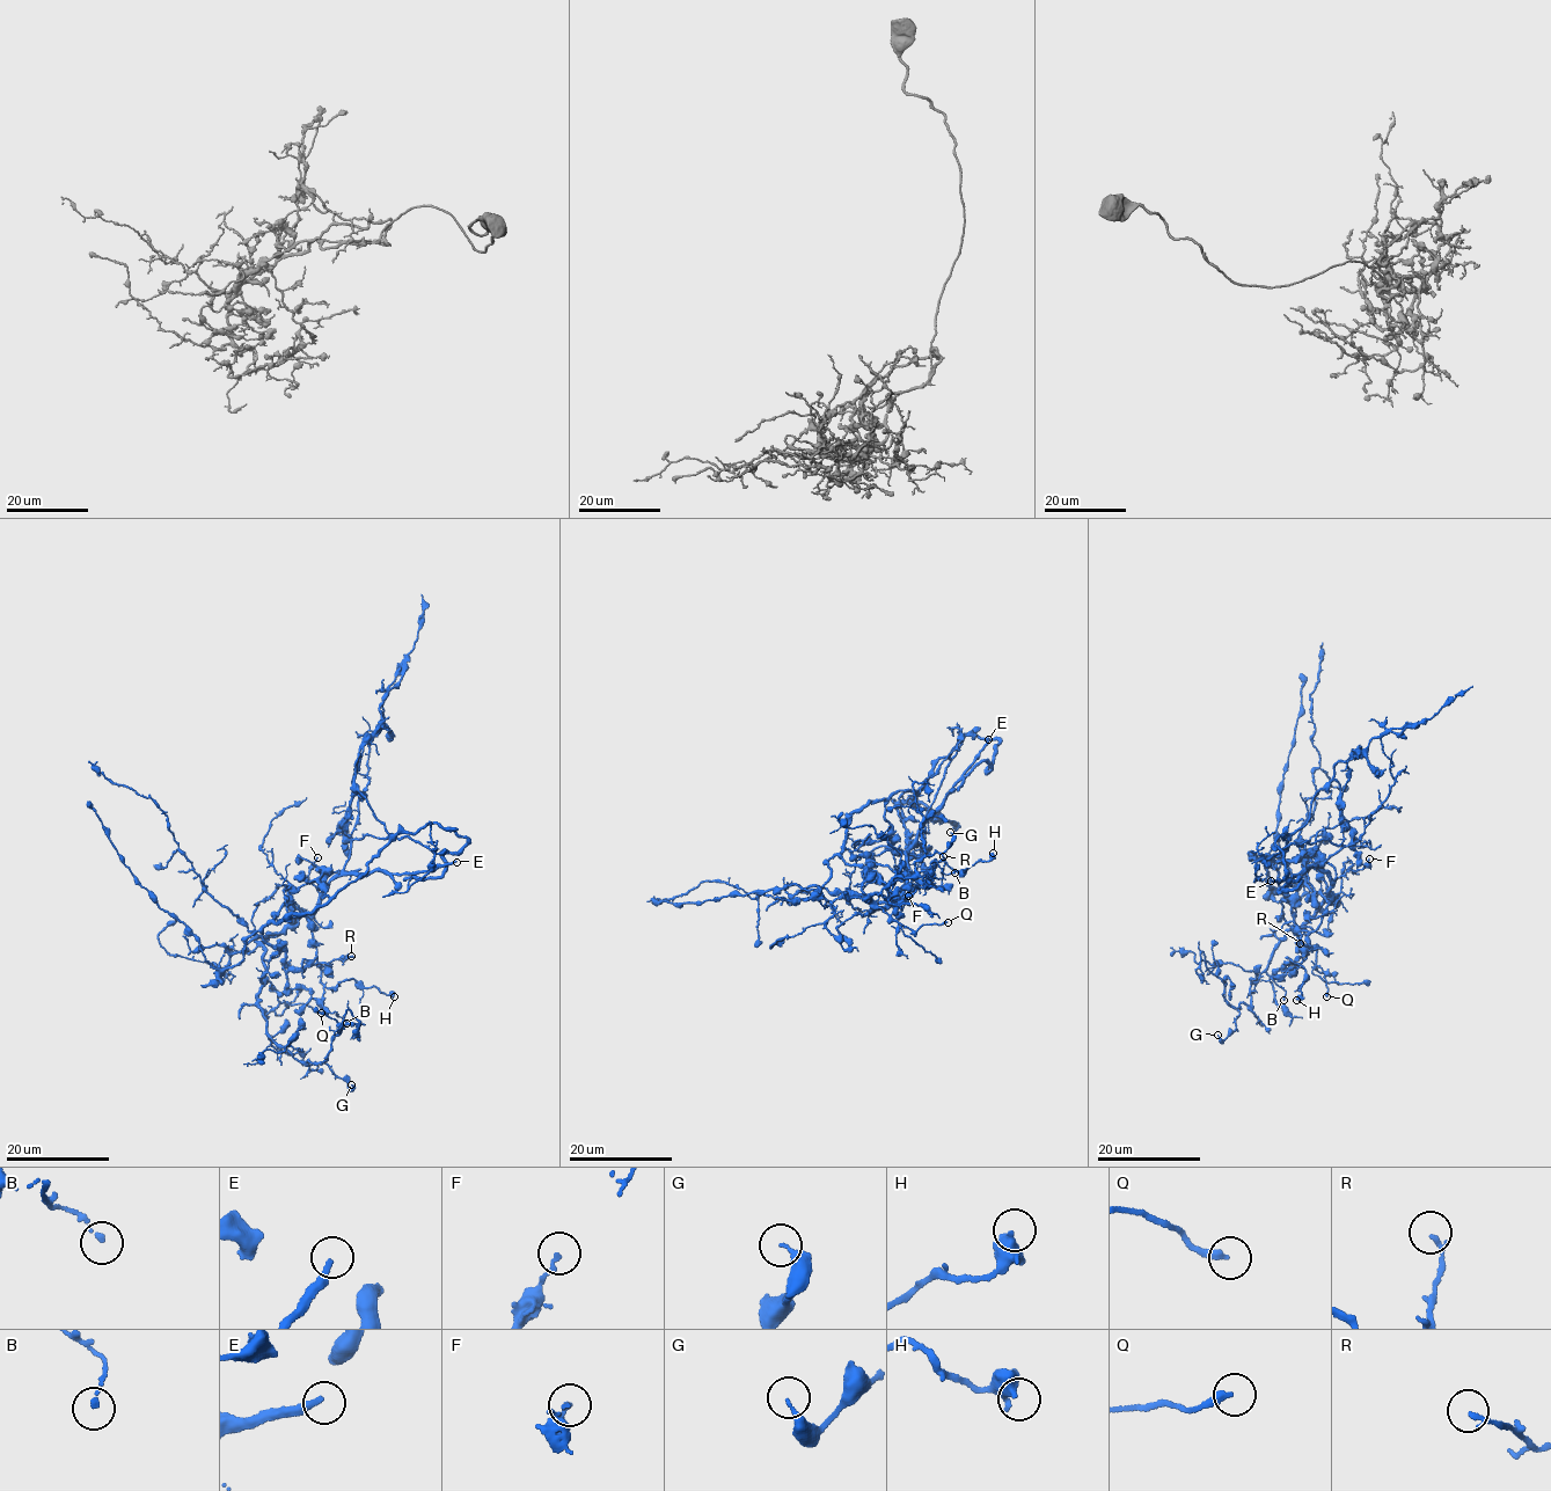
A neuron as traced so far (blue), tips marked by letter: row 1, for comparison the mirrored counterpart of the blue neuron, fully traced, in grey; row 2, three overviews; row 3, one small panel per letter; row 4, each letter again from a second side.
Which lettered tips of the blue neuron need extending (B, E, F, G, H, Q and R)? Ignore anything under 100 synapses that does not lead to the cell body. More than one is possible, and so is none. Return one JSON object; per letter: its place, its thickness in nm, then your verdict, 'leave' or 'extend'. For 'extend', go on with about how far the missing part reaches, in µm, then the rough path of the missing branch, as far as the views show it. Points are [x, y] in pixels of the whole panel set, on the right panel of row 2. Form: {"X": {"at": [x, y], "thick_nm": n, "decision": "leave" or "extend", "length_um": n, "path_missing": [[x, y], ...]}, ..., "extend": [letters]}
{"B": {"at": [1284, 1000], "thick_nm": 140, "decision": "leave"}, "E": {"at": [1271, 881], "thick_nm": 260, "decision": "extend", "length_um": 100}, "F": {"at": [1369, 859], "thick_nm": 130, "decision": "leave"}, "G": {"at": [1217, 1035], "thick_nm": 260, "decision": "leave"}, "H": {"at": [1296, 1000], "thick_nm": 300, "decision": "leave"}, "Q": {"at": [1326, 996], "thick_nm": 280, "decision": "leave"}, "R": {"at": [1300, 943], "thick_nm": 150, "decision": "leave"}, "extend": ["E"]}

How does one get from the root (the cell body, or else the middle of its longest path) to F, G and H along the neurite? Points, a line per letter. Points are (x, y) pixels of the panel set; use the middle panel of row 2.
F: (908, 878), (906, 875), (900, 890), (902, 898), (908, 896)
G: (908, 878), (900, 897), (871, 912), (865, 898), (895, 876), (913, 876), (917, 860), (946, 848), (950, 832)
H: (908, 878), (908, 887), (919, 881), (927, 886), (938, 862), (965, 870), (988, 860), (993, 853)

